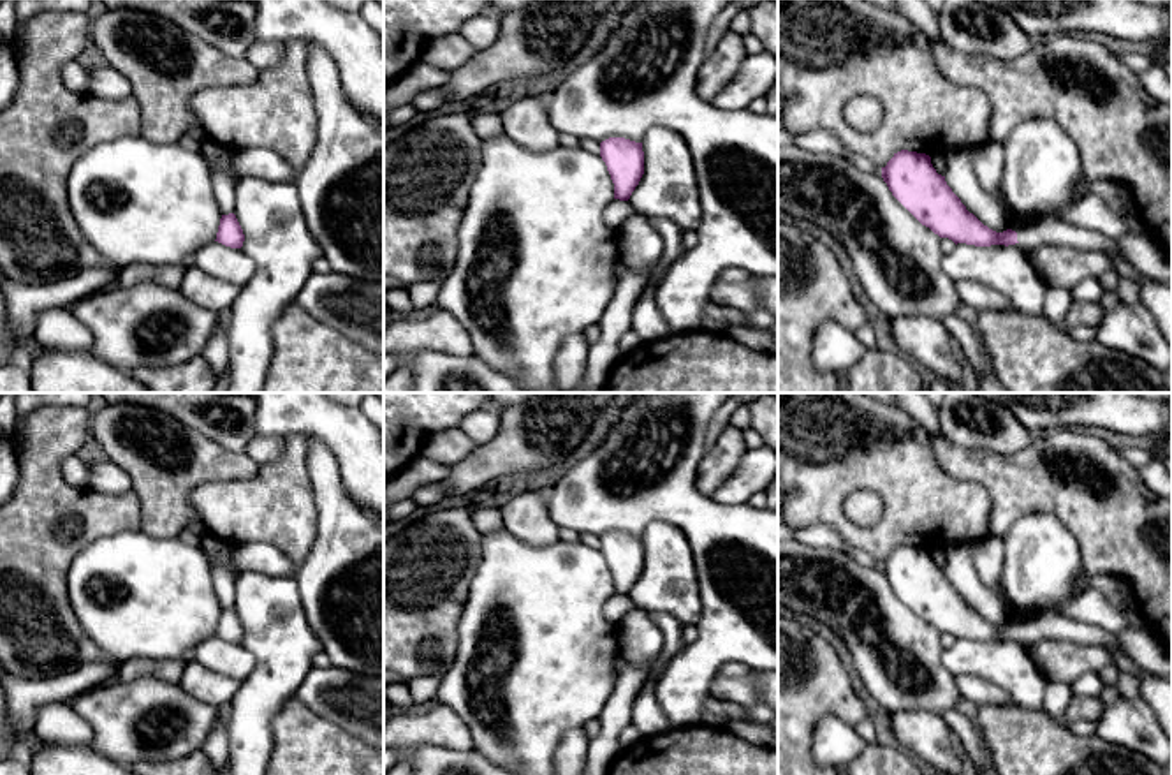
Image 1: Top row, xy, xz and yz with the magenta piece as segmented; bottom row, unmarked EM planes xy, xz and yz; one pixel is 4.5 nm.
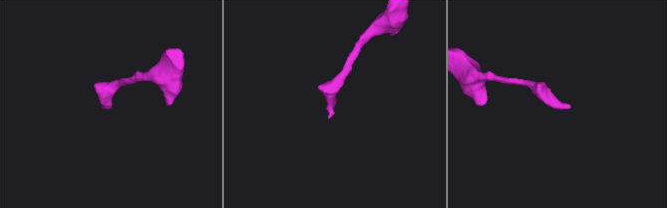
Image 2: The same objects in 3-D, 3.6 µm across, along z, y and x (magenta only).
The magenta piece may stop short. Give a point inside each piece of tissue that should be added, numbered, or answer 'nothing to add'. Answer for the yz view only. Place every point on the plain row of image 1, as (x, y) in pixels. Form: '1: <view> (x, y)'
1: yz (1051, 624)

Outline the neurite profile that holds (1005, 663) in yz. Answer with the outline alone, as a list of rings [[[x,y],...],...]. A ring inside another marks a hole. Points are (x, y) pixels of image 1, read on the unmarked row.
[[[957,638],[943,650],[941,662],[952,676],[973,675],[994,682],[1017,706],[1042,710],[1047,680],[1015,639],[975,641]]]

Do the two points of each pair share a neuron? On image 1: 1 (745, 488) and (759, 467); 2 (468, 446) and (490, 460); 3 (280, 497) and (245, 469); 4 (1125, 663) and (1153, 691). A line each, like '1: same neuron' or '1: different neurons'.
1: same neuron
2: different neurons
3: different neurons
4: same neuron

